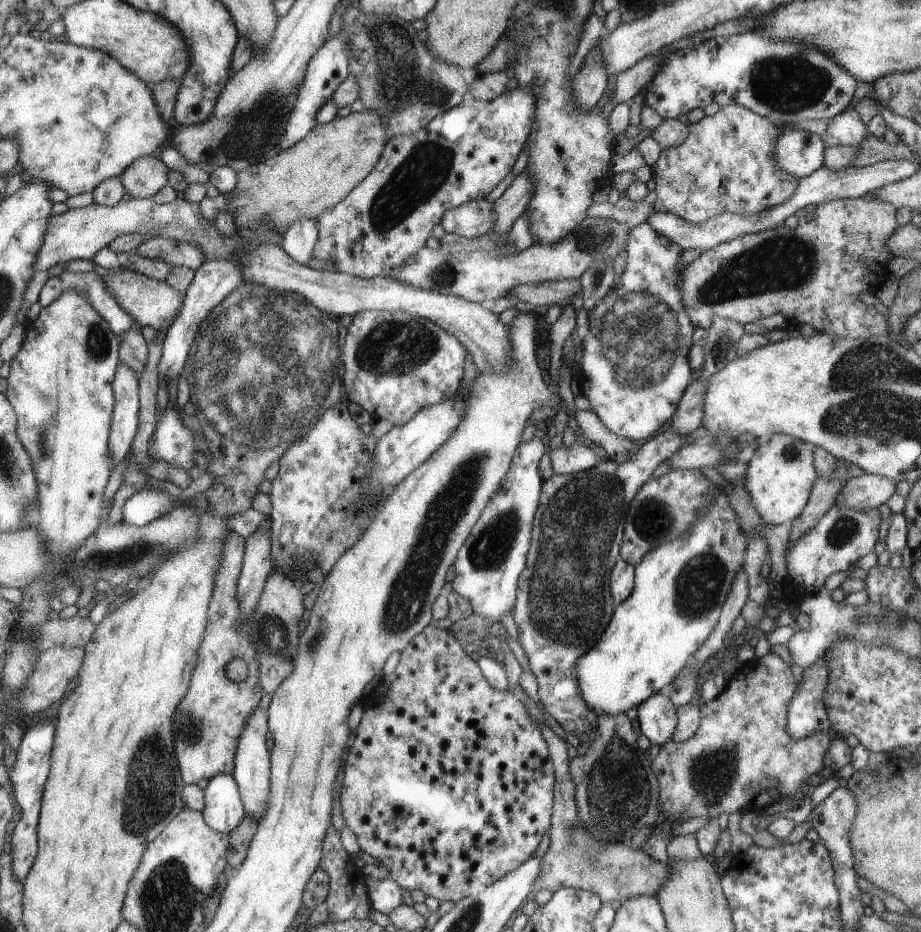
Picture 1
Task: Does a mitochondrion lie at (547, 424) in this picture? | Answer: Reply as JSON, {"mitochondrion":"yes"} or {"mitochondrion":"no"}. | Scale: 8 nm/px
{"mitochondrion":"no"}

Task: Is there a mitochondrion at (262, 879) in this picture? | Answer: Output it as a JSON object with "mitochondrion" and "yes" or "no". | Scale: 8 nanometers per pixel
{"mitochondrion":"no"}

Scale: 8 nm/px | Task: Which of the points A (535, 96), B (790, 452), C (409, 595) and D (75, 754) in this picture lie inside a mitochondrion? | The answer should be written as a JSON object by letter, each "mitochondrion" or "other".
{"A":"other","B":"mitochondrion","C":"mitochondrion","D":"other"}

